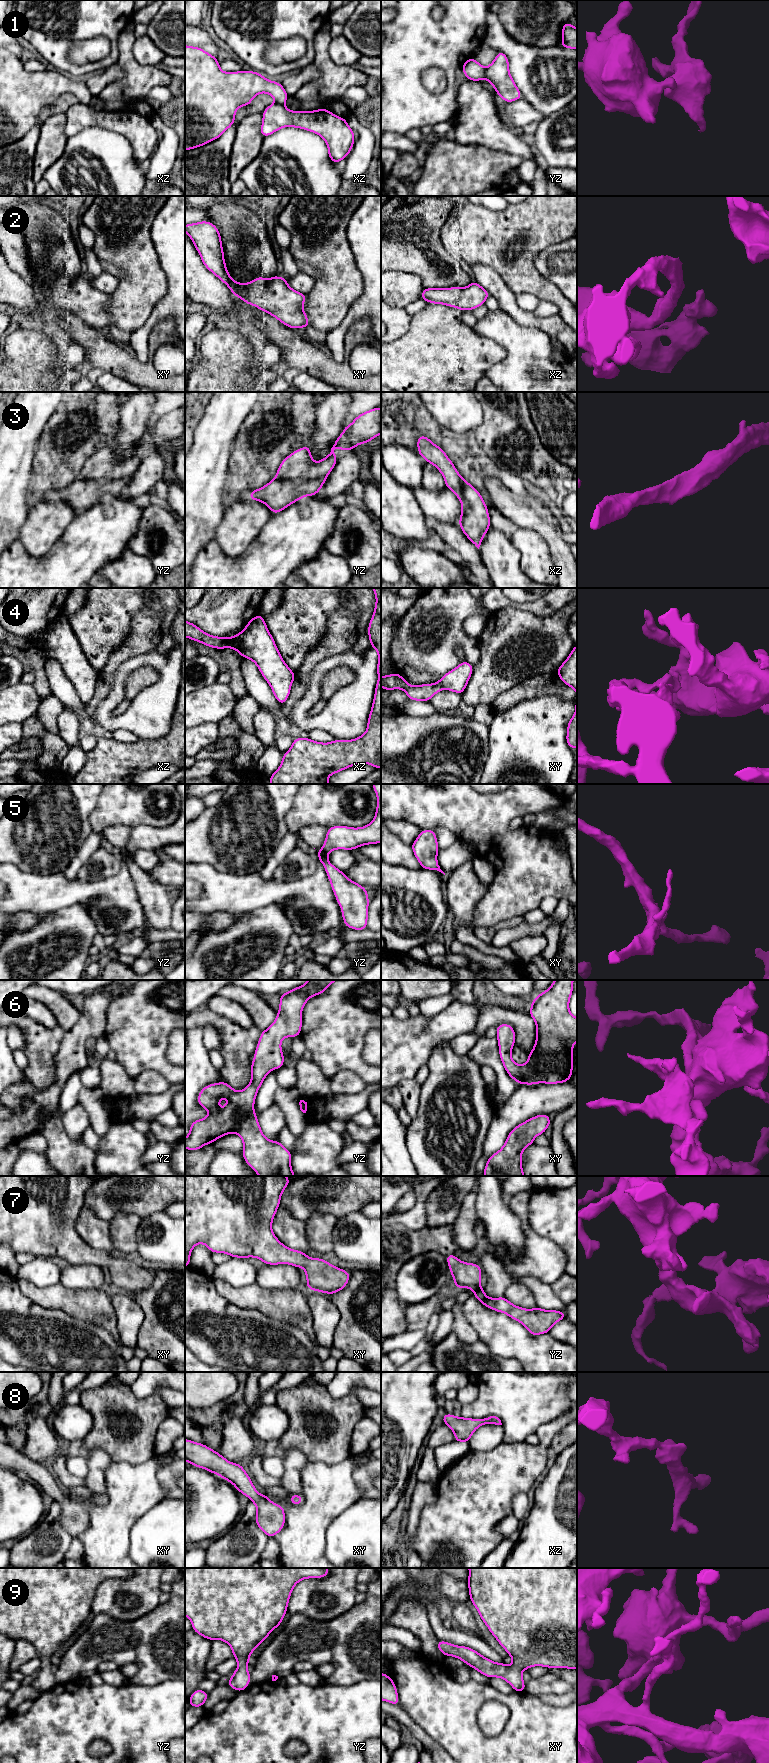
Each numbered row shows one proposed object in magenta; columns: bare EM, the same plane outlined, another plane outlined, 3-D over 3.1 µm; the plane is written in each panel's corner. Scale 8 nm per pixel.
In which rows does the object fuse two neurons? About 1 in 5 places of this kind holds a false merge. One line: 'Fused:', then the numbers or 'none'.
Fused: 1, 4

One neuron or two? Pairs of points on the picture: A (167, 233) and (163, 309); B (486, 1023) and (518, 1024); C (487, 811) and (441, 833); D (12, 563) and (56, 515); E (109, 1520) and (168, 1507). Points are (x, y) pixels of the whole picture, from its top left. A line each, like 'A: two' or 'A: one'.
A: one
B: one
C: two
D: two
E: two

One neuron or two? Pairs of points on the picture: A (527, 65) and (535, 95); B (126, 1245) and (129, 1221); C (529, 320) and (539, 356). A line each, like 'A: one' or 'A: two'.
A: one
B: one
C: two

